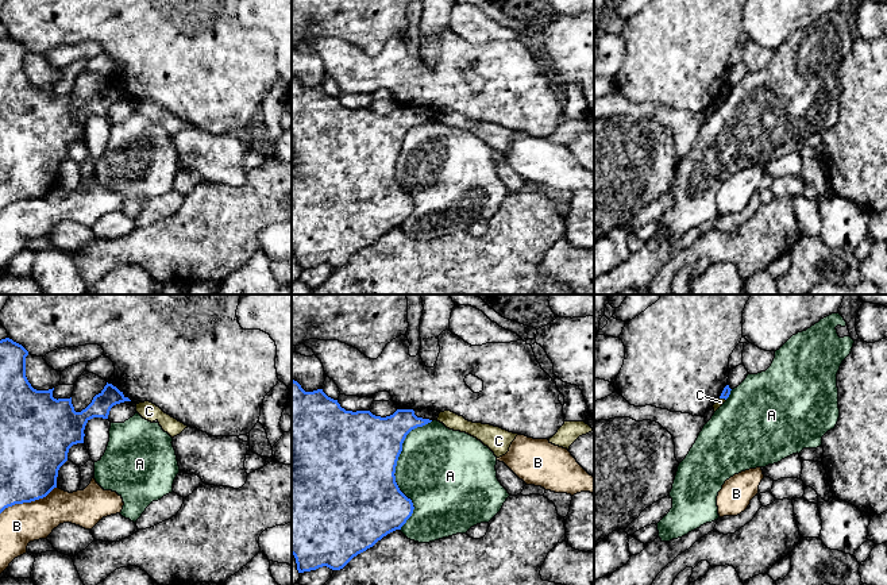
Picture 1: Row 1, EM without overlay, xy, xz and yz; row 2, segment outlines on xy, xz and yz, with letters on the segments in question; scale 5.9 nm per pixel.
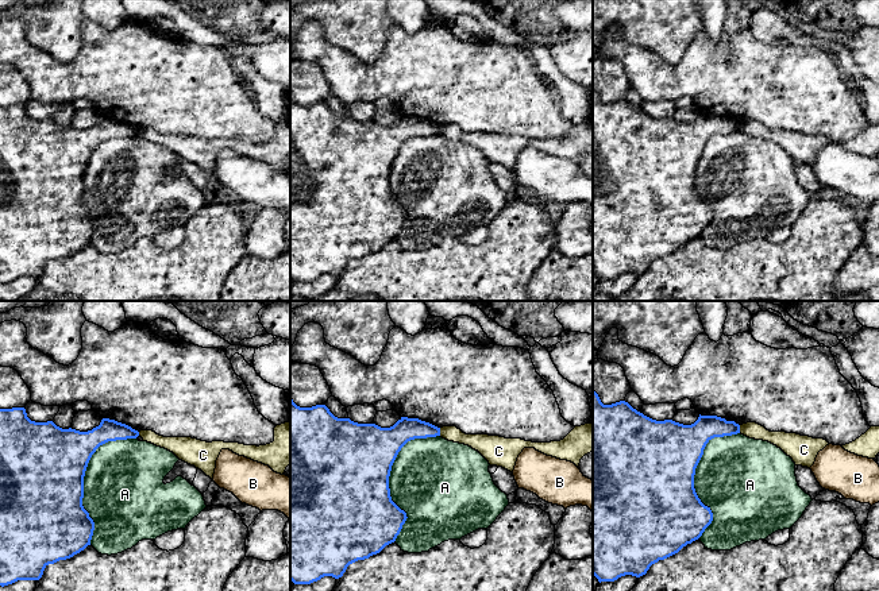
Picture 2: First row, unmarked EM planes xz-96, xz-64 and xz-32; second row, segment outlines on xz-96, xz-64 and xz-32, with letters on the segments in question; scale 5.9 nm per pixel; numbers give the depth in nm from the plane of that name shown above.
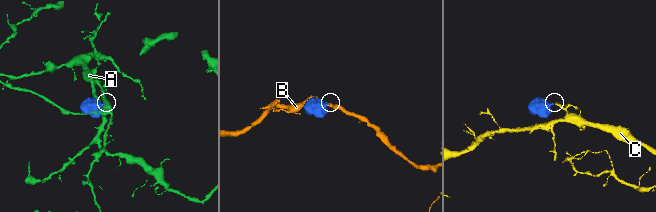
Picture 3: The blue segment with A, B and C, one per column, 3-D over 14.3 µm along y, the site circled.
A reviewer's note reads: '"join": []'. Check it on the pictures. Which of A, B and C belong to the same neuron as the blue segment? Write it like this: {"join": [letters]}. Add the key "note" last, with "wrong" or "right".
{"join": [], "note": "right"}

